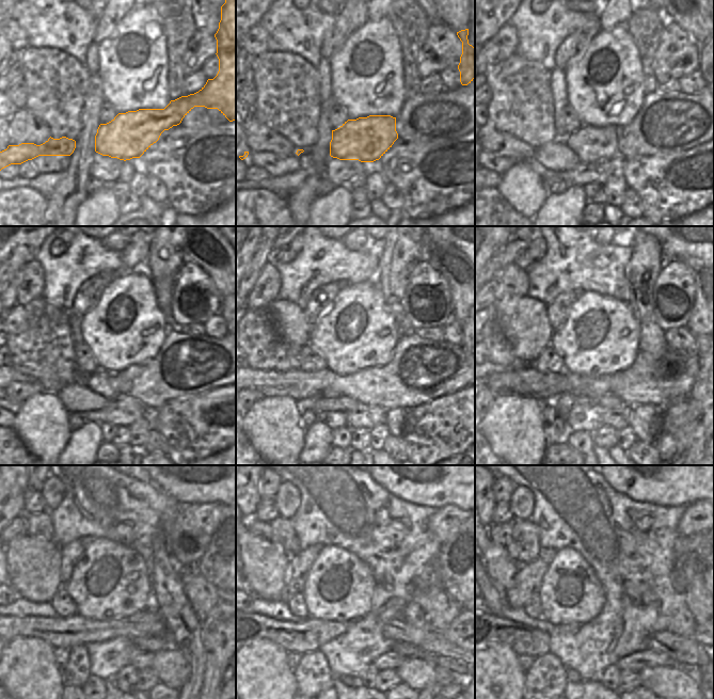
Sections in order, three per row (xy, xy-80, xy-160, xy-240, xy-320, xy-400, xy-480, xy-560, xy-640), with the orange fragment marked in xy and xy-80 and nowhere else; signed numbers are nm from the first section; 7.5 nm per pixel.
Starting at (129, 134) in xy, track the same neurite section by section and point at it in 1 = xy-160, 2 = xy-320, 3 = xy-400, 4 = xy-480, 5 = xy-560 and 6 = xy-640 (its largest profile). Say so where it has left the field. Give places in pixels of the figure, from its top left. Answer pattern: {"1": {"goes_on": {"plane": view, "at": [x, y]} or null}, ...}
{"1": {"goes_on": {"plane": "xy-160", "at": [589, 143]}}, "2": {"goes_on": {"plane": "xy-320", "at": [329, 394]}}, "3": {"goes_on": {"plane": "xy-400", "at": [561, 404]}}, "4": {"goes_on": {"plane": "xy-480", "at": [77, 670]}}, "5": {"goes_on": {"plane": "xy-560", "at": [313, 674]}}, "6": {"goes_on": {"plane": "xy-640", "at": [546, 679]}}}

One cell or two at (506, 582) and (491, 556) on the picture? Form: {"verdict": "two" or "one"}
{"verdict": "one"}

